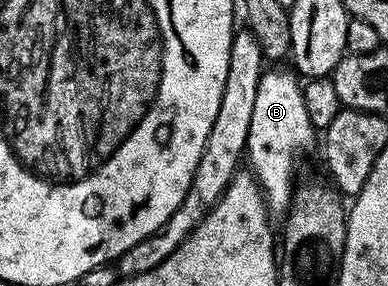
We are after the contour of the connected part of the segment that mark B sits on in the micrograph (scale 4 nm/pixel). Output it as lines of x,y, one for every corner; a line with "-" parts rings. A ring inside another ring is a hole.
284,68
265,69
260,76
258,96
254,96
254,116
250,116
250,132
246,147
247,165
248,162
252,165
249,166
251,173
256,175
256,181
260,183
260,188
264,192
264,201
268,203
268,209
273,215
283,215
287,211
292,203
294,183
297,181
296,169
299,168
300,161
318,146
318,132
310,124
310,116
306,113
301,79
291,69
288,69
289,71
280,69

